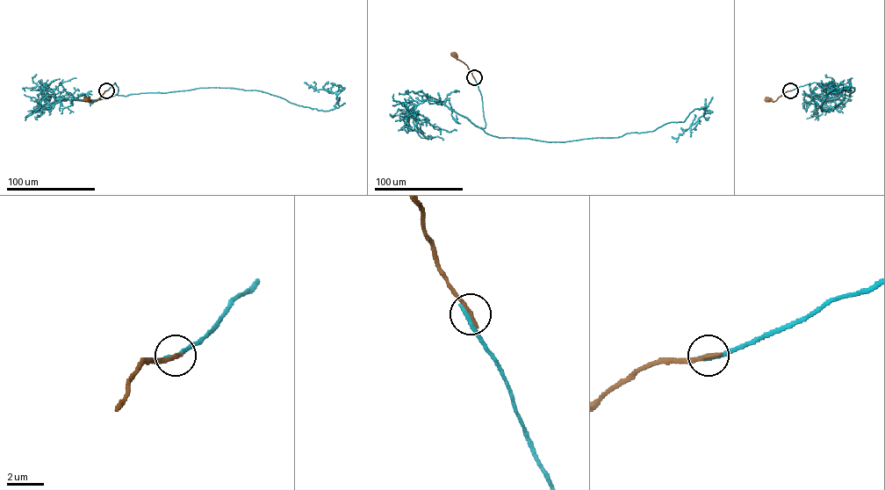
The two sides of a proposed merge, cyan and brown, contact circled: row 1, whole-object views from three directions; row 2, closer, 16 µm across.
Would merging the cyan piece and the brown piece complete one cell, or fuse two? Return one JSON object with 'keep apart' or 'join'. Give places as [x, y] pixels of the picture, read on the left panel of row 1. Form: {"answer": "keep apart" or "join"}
{"answer": "keep apart"}

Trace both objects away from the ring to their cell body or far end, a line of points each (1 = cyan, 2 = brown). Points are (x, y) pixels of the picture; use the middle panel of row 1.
1: (474, 77), (485, 122), (480, 127), (493, 136), (550, 142), (619, 137), (704, 110), (678, 138), (672, 136)
2: (474, 77), (467, 66), (454, 54)

